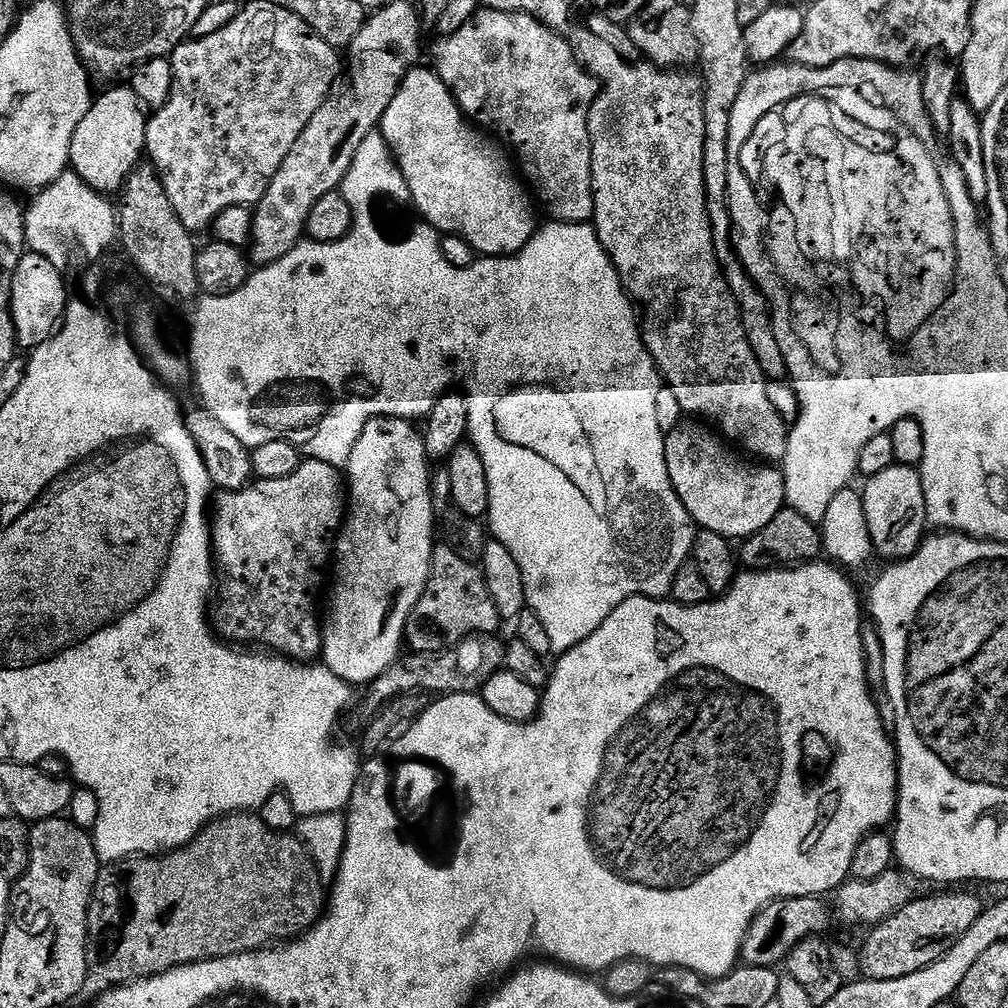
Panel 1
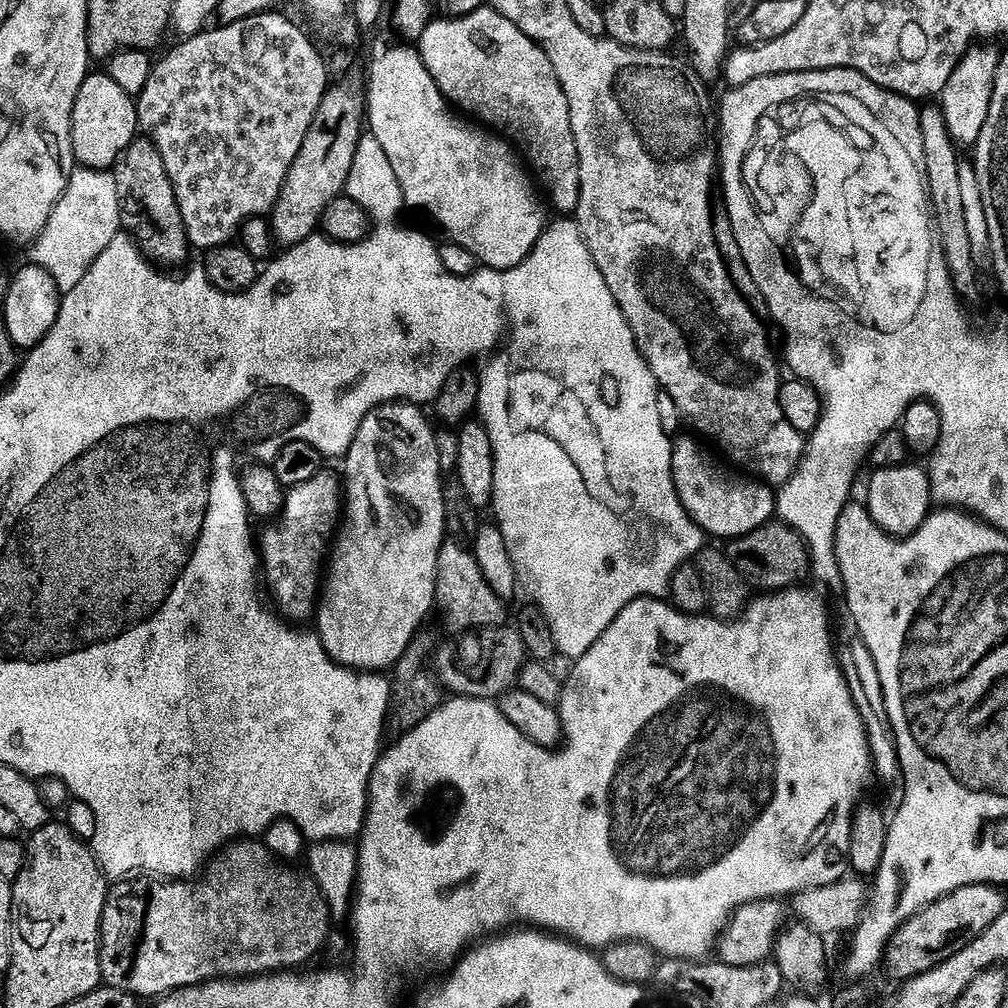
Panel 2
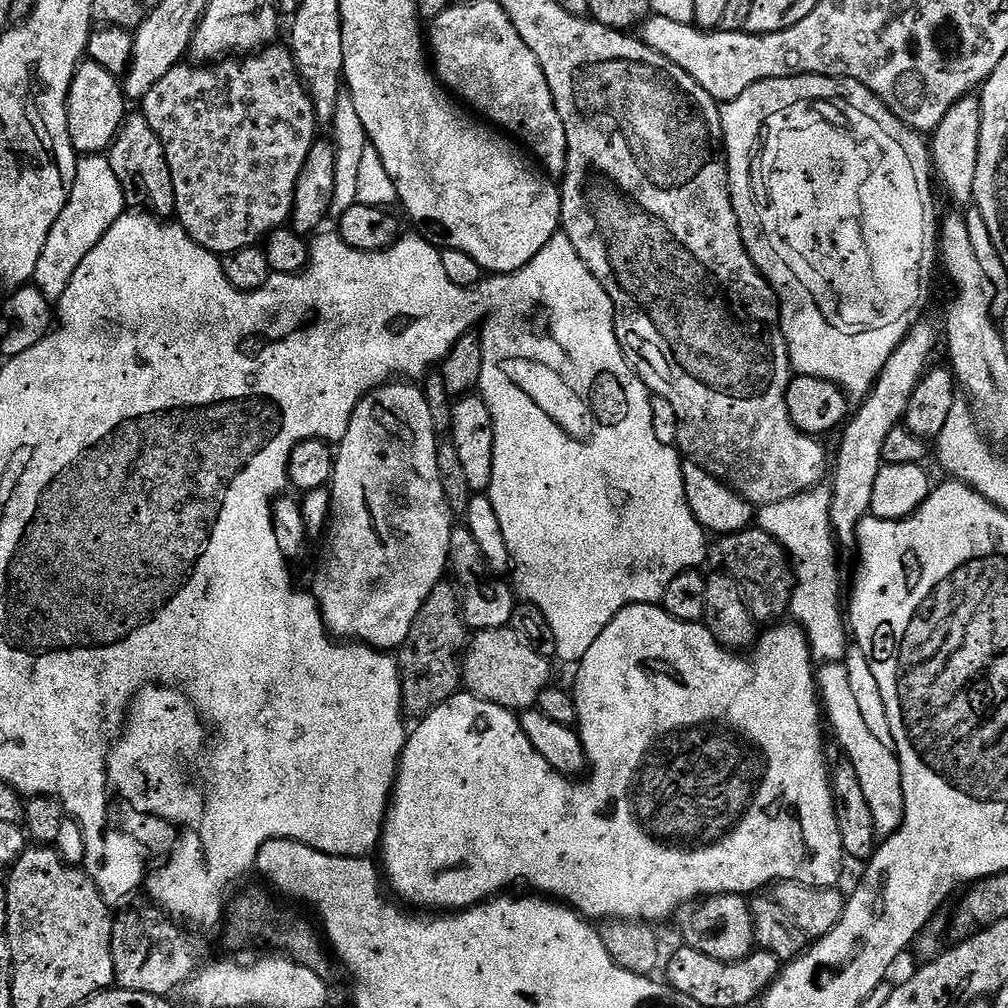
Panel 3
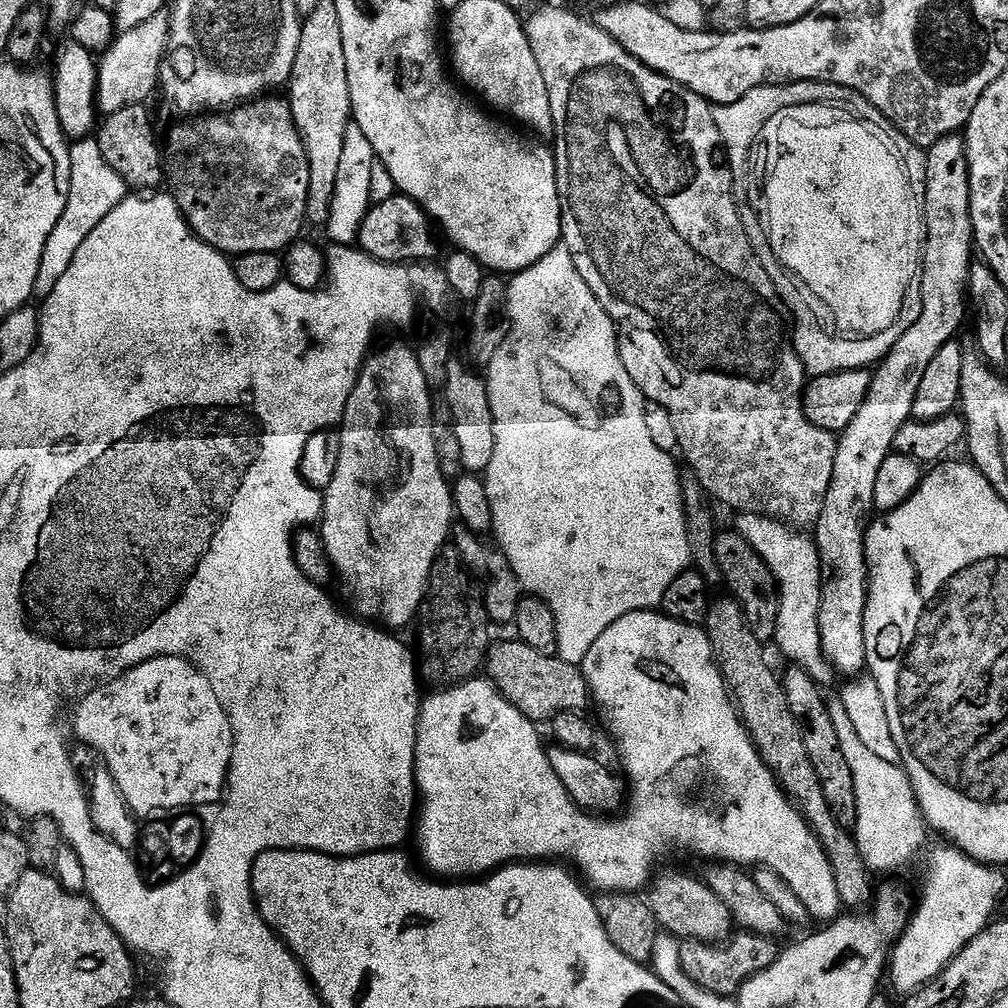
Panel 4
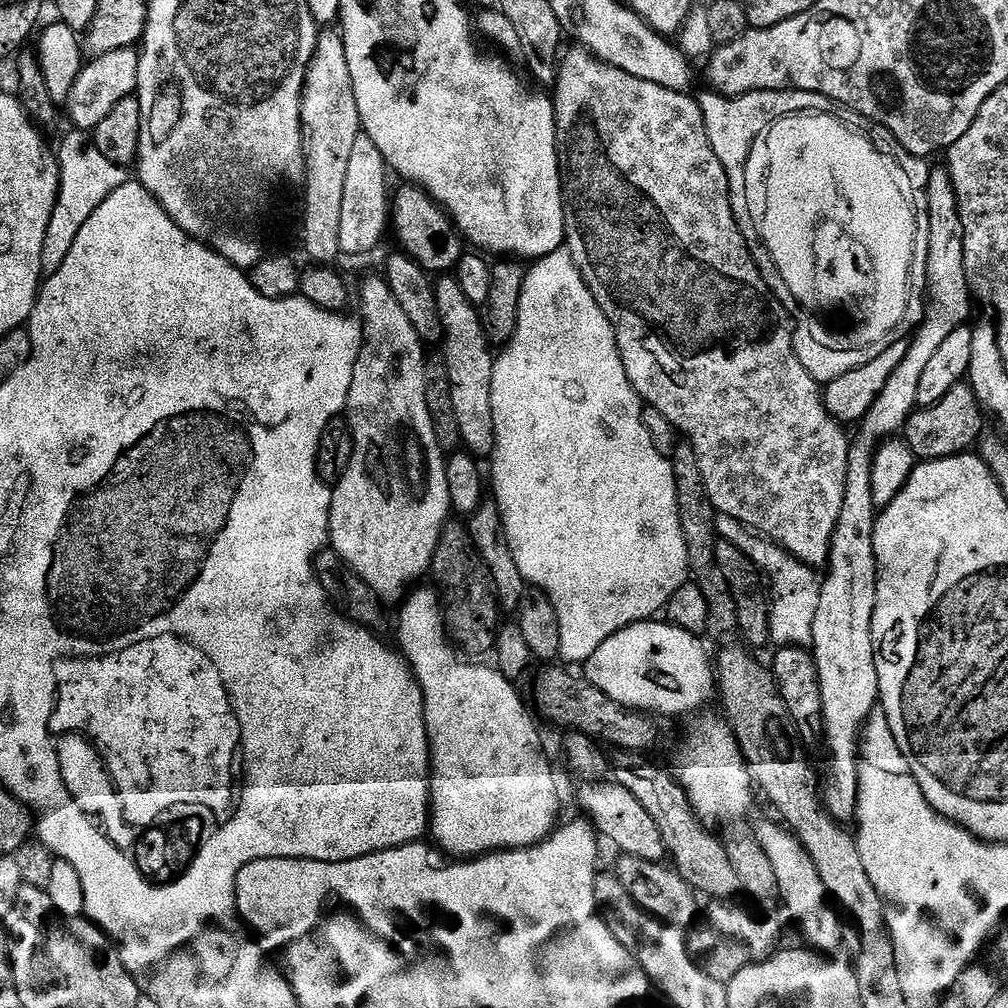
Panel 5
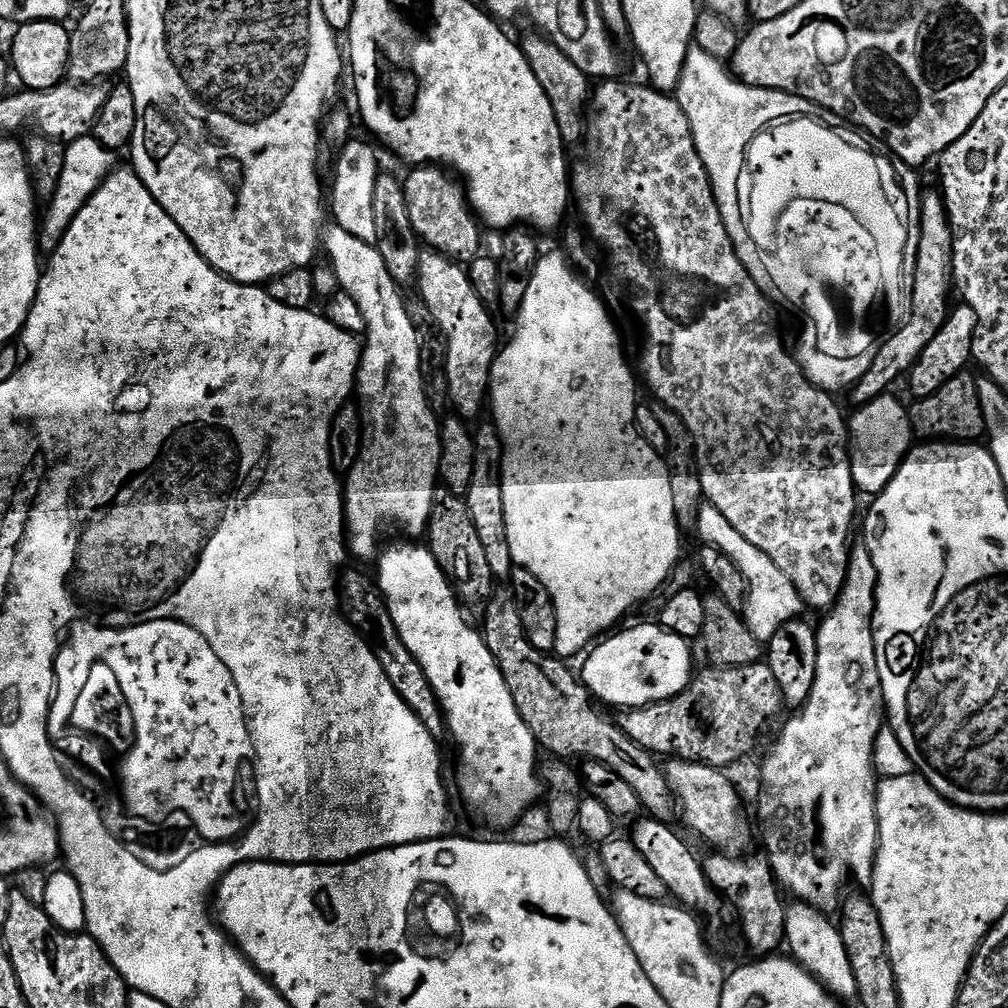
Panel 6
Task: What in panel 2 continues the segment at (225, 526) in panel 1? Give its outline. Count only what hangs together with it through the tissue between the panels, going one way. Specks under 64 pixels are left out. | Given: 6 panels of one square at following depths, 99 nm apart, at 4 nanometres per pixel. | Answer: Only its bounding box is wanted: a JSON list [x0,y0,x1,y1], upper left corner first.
[258,470,342,621]

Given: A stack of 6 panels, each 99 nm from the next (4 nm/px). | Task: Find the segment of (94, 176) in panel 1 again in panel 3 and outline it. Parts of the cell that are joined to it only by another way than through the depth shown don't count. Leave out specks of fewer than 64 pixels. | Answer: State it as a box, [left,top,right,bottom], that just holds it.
[68,62,126,157]

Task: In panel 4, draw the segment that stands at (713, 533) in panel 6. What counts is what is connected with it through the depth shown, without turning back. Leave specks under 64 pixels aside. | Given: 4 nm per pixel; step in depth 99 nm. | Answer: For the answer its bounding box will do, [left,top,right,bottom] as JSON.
[734,512,834,686]

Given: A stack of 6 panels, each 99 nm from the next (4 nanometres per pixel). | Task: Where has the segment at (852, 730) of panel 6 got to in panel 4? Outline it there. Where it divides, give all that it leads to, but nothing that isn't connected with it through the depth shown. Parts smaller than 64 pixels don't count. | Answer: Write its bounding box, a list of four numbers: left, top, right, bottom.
[814,134,974,678]

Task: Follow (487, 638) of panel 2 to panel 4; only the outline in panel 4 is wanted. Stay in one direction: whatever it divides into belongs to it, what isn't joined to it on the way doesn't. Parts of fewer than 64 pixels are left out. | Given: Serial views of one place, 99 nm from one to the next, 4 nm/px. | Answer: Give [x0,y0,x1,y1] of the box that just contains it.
[486,638,590,722]

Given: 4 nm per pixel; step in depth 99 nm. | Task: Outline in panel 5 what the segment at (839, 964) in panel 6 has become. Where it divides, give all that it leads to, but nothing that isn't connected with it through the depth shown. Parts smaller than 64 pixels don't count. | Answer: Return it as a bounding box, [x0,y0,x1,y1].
[754,824,844,954]

